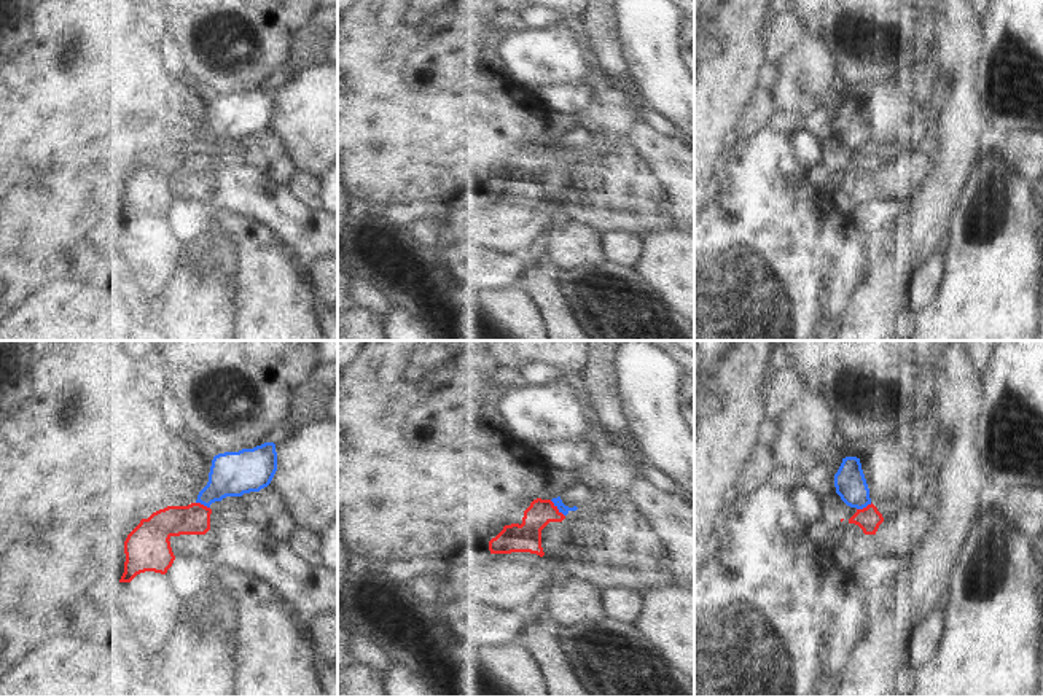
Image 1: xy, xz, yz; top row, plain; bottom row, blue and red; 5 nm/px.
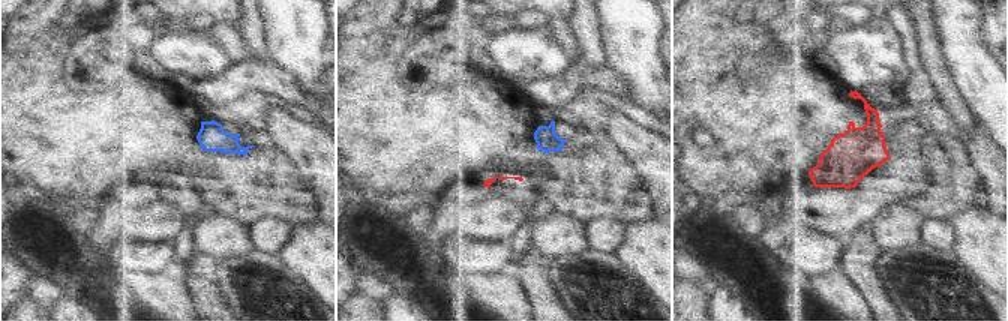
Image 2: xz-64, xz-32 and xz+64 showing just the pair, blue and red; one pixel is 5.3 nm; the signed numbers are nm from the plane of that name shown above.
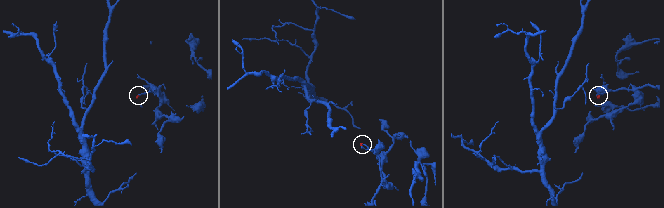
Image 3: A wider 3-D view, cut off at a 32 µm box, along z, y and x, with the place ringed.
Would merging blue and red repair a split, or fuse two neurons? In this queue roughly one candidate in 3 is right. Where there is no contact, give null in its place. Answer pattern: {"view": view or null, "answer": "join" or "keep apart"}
{"view": "xz", "answer": "keep apart"}

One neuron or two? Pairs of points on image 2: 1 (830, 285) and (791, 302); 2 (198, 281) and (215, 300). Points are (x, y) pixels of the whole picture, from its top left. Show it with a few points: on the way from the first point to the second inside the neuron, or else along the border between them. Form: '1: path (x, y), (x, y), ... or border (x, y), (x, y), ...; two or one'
1: path (819, 288), (803, 288), (801, 291); one
2: path (200, 285), (210, 296); one

